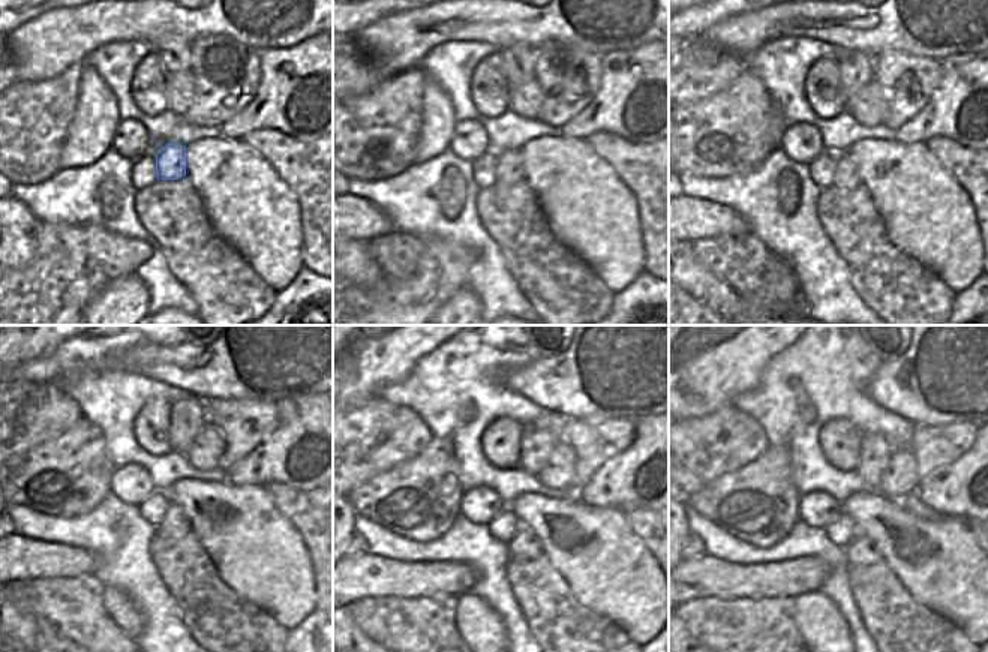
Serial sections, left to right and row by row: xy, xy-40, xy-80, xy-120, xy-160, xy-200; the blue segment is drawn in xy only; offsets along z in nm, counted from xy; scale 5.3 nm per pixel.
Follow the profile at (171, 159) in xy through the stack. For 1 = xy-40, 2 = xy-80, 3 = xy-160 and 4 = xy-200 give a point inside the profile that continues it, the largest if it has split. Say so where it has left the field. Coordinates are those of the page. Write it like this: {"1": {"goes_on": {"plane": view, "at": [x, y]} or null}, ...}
{"1": {"goes_on": {"plane": "xy-40", "at": [508, 170]}}, "2": {"goes_on": {"plane": "xy-80", "at": [846, 176]}}, "3": {"goes_on": {"plane": "xy-160", "at": [504, 525]}}, "4": {"goes_on": {"plane": "xy-200", "at": [840, 531]}}}

